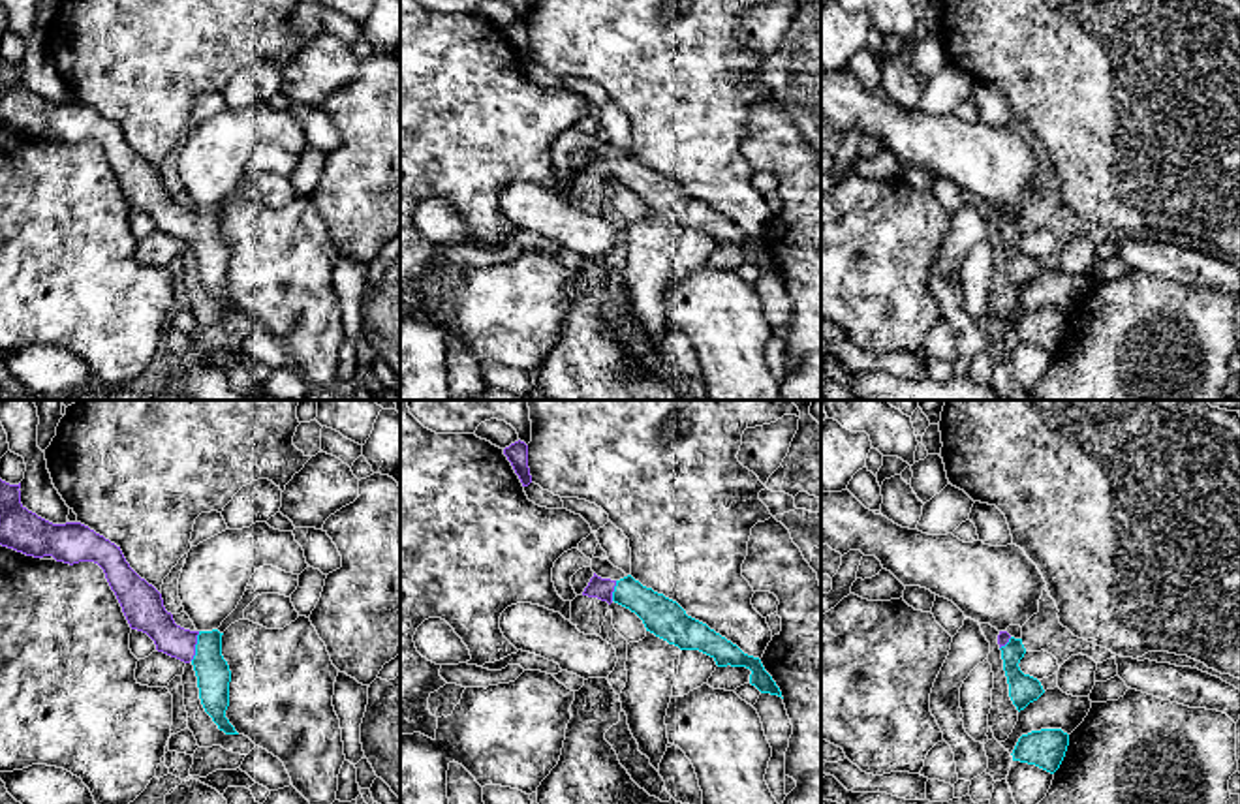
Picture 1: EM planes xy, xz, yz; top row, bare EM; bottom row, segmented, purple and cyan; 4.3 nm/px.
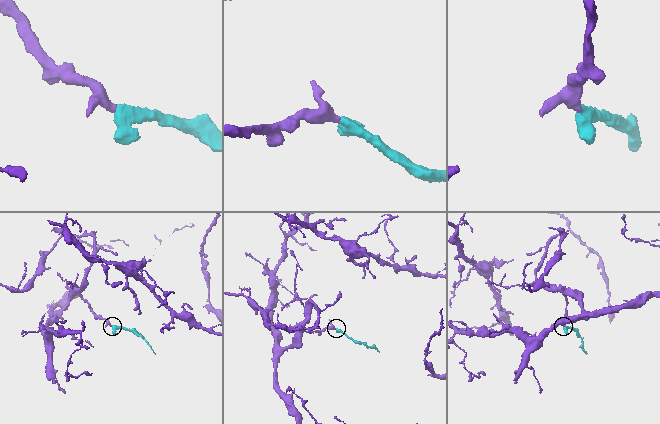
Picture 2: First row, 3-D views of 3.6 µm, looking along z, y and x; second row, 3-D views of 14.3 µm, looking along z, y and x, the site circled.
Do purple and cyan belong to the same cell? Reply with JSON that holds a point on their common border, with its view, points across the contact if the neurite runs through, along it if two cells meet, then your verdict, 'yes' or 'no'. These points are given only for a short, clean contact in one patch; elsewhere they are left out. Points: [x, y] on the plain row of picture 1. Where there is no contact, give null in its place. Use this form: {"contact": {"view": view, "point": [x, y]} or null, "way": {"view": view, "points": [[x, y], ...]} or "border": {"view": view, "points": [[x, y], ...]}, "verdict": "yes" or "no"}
{"contact": {"view": "xy", "point": [194, 226]}, "way": {"view": "xy", "points": [[147, 192], [175, 220], [194, 226], [207, 239], [213, 252]]}, "verdict": "yes"}

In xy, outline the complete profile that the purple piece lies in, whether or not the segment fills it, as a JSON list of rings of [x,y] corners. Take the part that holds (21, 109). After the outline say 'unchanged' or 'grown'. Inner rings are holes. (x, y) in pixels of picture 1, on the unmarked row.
[[[0,58],[0,124],[26,135],[98,143],[132,209],[147,212],[158,231],[192,242],[205,291],[225,314],[239,314],[225,297],[231,250],[222,235],[222,214],[190,210],[175,203],[162,173],[126,141],[120,126],[81,101],[53,103],[21,83],[21,62]]]; grown

